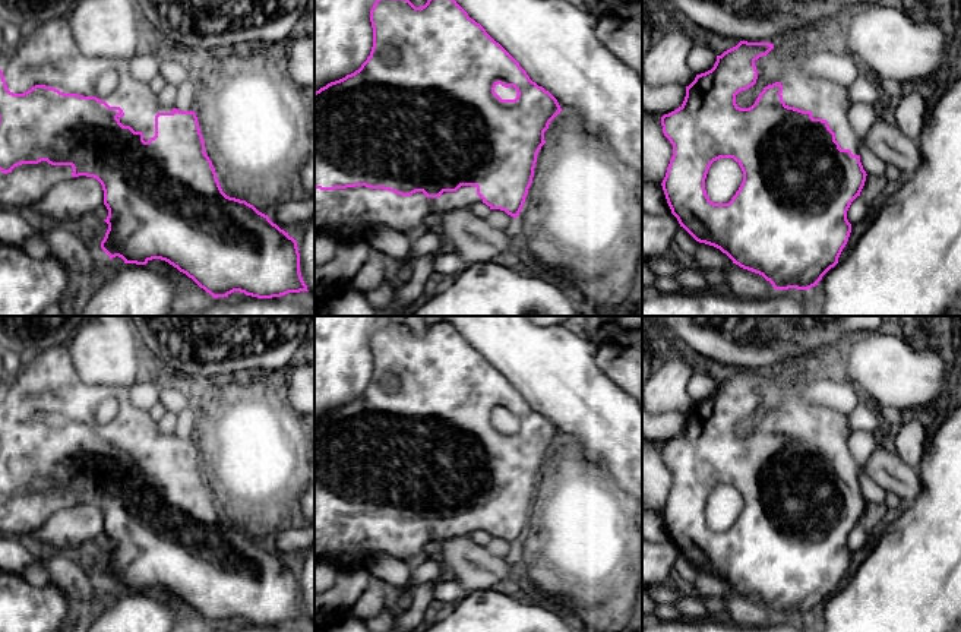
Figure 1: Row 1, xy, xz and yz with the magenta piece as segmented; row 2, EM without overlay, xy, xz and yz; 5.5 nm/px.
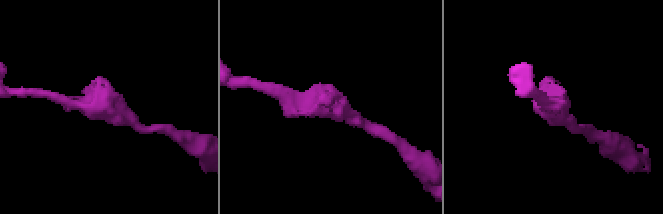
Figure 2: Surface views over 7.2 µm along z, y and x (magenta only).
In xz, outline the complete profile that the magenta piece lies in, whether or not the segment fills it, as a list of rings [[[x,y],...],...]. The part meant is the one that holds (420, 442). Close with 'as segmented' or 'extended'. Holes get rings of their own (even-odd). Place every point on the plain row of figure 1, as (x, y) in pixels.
[[[383,320],[370,338],[370,350],[373,375],[367,388],[354,401],[314,420],[314,562],[335,560],[336,569],[355,571],[366,568],[364,560],[372,554],[411,560],[430,553],[434,540],[464,537],[474,531],[486,531],[490,537],[500,537],[516,546],[532,511],[538,478],[546,471],[544,459],[562,439],[557,427],[532,410],[519,391],[471,347],[455,326],[445,320],[430,325],[421,335],[415,335],[405,323],[395,325]],[[499,411],[505,415],[513,414],[518,420],[516,426],[502,427],[494,420]]]; extended

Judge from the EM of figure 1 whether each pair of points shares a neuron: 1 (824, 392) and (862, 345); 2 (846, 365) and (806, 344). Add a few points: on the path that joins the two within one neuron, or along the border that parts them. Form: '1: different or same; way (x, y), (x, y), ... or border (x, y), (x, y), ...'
1: different; border (837, 373), (850, 381), (865, 395)
2: different; border (863, 332), (852, 332), (835, 353)

